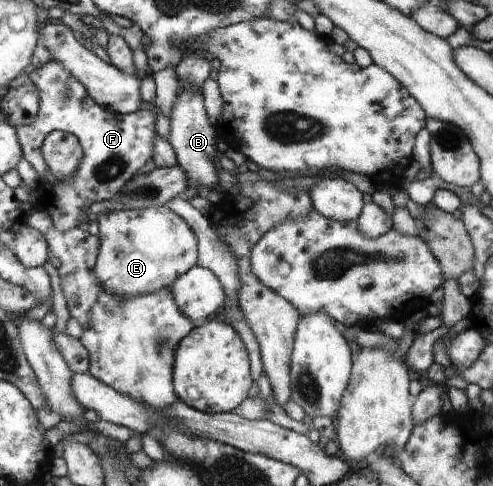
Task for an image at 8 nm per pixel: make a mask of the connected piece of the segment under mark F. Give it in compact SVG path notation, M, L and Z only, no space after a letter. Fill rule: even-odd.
M49 60L45 66L27 68L25 76L31 78L38 87L41 108L34 122L17 127L18 140L25 152L25 160L37 172L40 211L50 215L57 230L67 232L71 228L77 228L83 211L96 211L101 205L108 203L111 198L116 197L123 185L154 158L158 142L155 131L157 113L152 111L152 107L124 115L99 106L89 96L87 88L79 80L75 80L71 72L57 60ZM54 131L74 134L82 143L85 155L81 158L77 176L57 180L51 174L42 145Z

